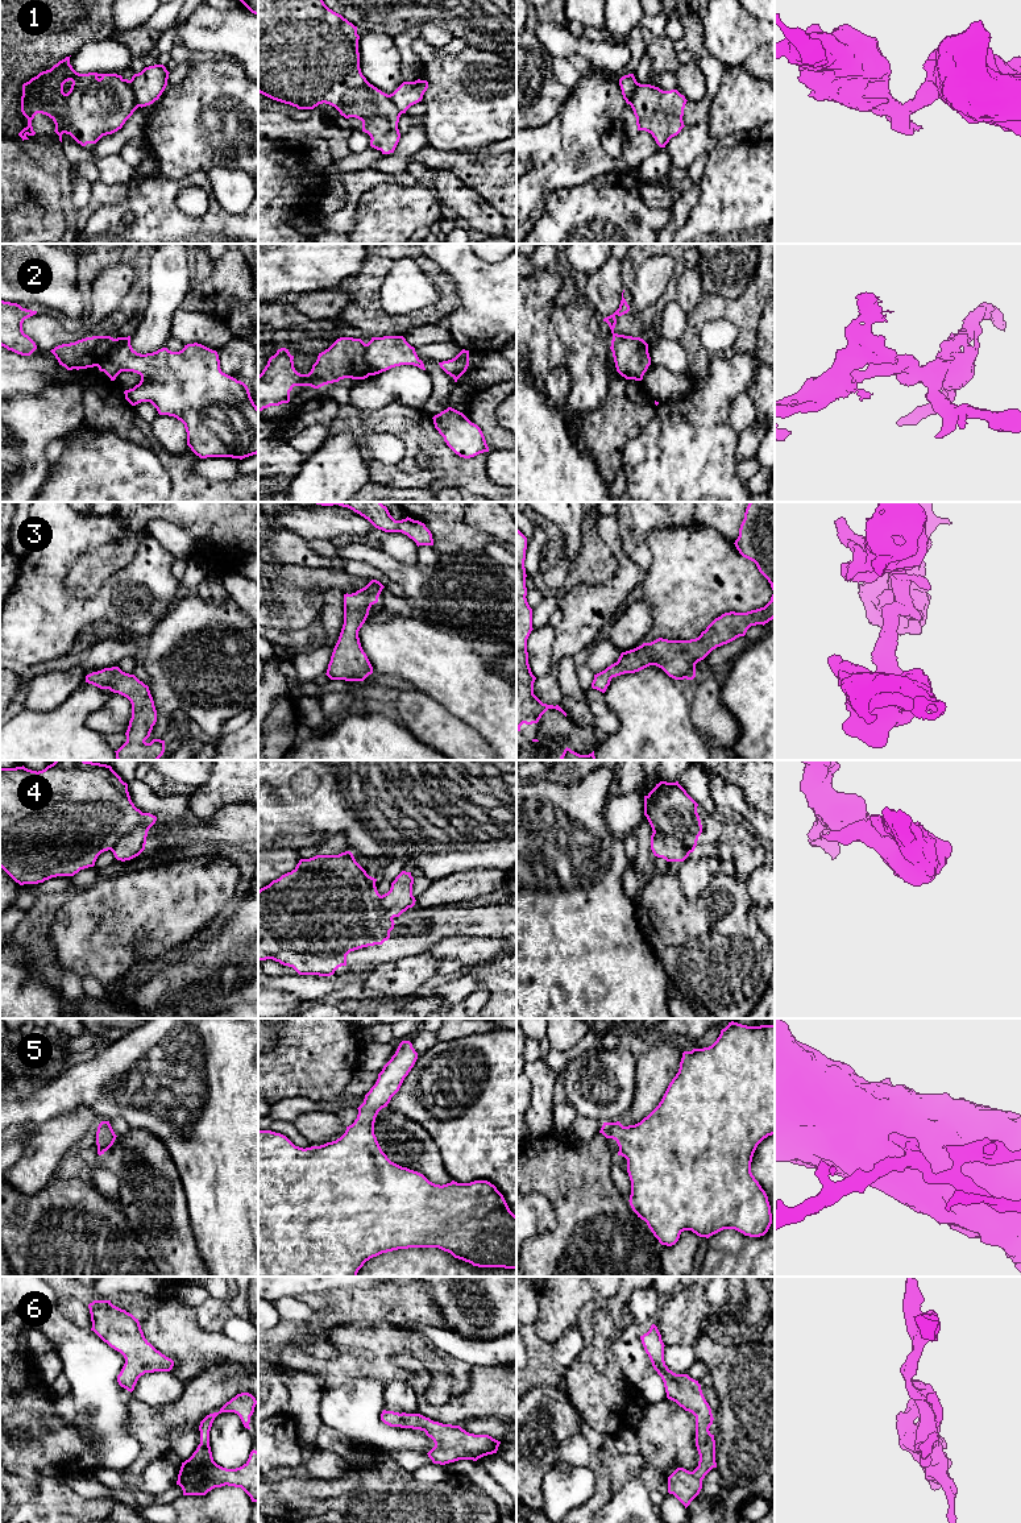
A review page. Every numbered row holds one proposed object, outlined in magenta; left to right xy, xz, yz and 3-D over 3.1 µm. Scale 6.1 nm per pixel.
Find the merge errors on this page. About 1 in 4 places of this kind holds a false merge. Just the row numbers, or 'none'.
1, 2, 4

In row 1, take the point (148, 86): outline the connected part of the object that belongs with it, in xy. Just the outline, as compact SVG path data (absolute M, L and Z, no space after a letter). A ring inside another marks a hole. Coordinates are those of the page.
M163 65L145 67L129 80L140 107L153 104L167 86L169 71Z

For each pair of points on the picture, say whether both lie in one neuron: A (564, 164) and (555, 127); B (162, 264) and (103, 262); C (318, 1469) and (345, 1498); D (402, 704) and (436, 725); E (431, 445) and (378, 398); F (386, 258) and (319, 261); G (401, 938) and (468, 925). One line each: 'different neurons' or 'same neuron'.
A: different neurons
B: different neurons
C: different neurons
D: same neuron
E: different neurons
F: different neurons
G: same neuron

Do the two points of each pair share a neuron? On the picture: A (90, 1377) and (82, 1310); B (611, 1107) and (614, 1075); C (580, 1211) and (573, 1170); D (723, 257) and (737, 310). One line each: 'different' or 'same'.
A: different
B: same
C: same
D: different

